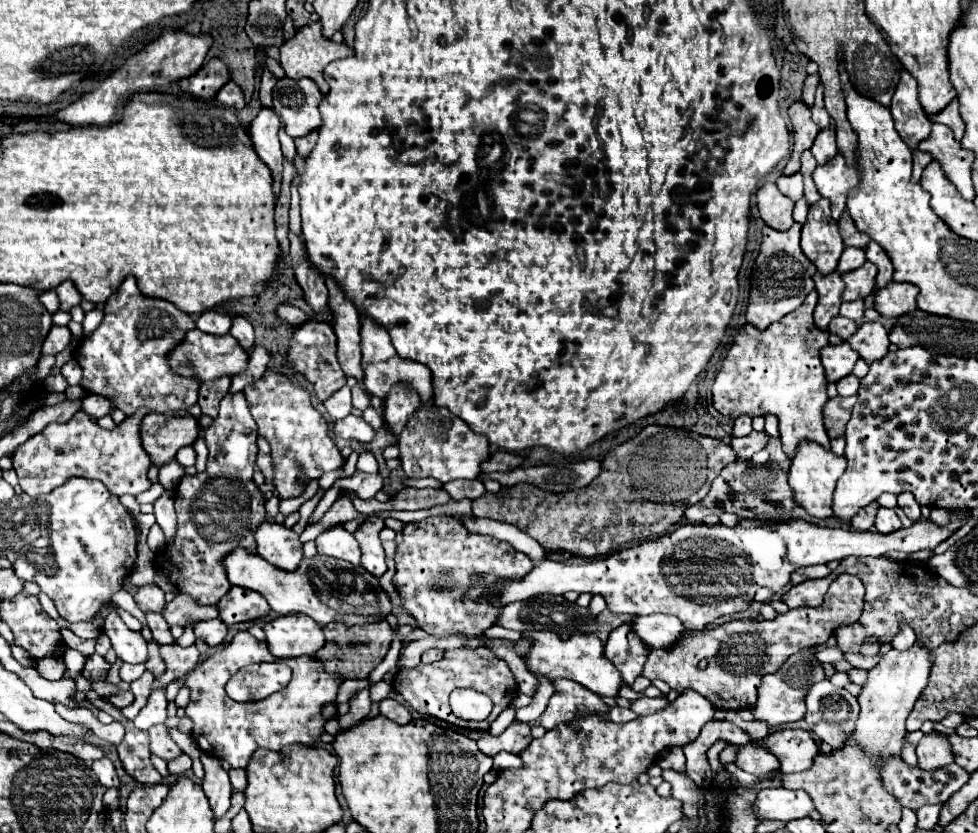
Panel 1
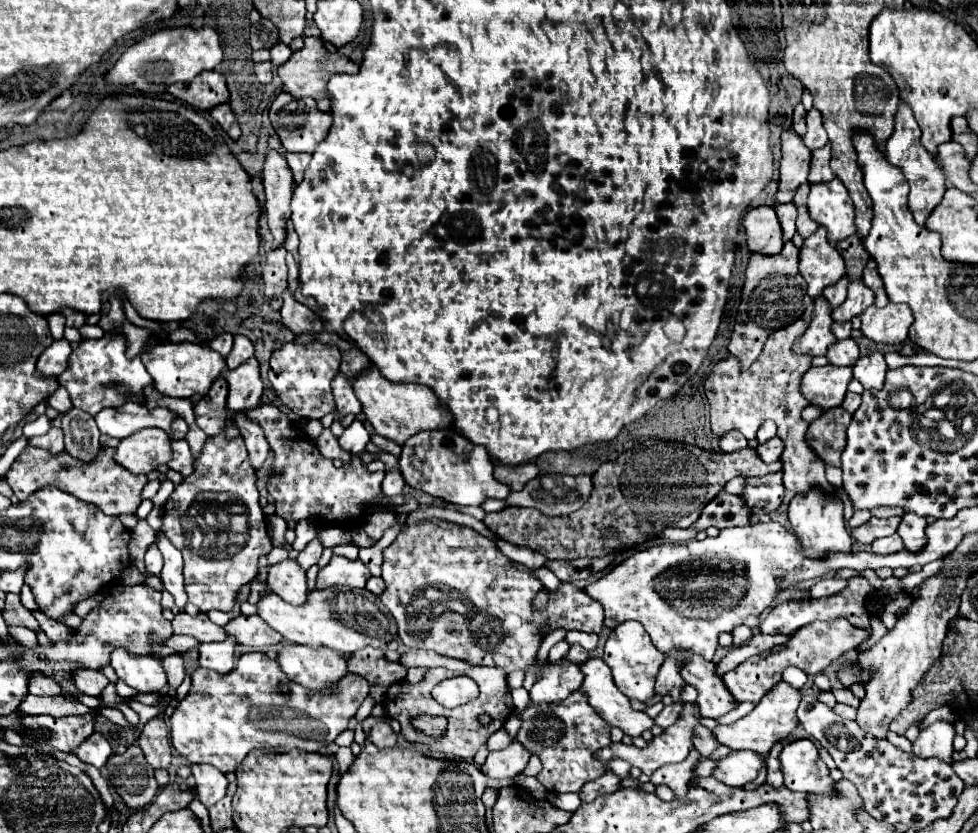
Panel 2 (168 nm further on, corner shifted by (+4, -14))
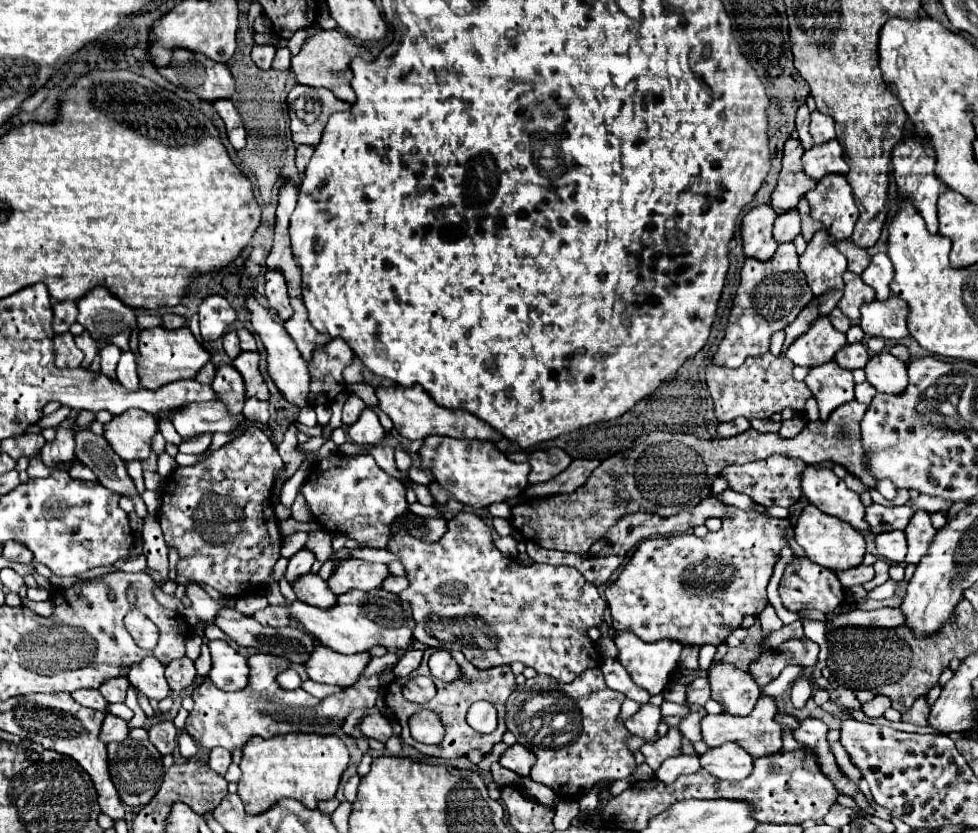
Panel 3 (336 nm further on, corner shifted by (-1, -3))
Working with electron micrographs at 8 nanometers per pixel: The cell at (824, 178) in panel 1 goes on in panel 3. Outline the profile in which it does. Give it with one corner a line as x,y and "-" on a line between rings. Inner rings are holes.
825,175
805,197
811,205
811,217
821,221
833,239
851,237
859,209
845,175

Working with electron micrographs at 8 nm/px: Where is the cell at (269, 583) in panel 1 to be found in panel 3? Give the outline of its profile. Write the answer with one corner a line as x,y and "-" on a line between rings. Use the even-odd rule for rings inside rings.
271,585
267,589
267,599
269,605
275,607
287,607
289,619
297,621
303,631
307,631
313,639
319,643
327,645
329,649
337,653
359,653
359,651
369,651
375,645
383,647
397,647
405,649
413,641
413,619
411,619
411,607
403,603
397,595
385,591
385,589
375,589
375,591
349,591
347,595
339,595
335,607
331,609
319,609
319,607
309,607
301,601
287,601
279,585

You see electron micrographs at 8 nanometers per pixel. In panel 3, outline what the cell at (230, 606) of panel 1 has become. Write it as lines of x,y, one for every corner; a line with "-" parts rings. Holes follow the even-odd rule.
267,605
265,609
253,613
253,619
257,619
263,625
269,625
269,627
283,627
283,625
287,627
289,625
287,611
281,609
281,607
271,607
271,605

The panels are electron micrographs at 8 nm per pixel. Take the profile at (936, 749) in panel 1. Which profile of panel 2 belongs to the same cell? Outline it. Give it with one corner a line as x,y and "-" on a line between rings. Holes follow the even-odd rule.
938,720
928,728
922,728
918,738
912,742
914,754
920,758
942,758
944,762
952,762
952,740
956,736
954,724
948,720

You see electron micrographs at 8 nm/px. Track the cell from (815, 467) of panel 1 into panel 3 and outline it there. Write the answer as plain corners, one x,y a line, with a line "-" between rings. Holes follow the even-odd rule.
807,503
795,523
795,541
805,549
807,557
831,571
845,571
857,567
865,555
865,539
863,535
853,529
849,523
843,523
839,517
821,513
815,505

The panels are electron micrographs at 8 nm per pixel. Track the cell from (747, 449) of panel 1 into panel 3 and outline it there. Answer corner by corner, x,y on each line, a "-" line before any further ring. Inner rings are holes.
797,417
797,419
783,421
783,423
781,423
781,429
779,429
779,437
781,437
781,439
791,439
791,437
795,437
795,435
805,427
805,423
807,423
805,417

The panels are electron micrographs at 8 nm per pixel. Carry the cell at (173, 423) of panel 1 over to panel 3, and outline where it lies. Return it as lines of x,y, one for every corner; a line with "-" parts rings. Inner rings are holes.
131,409
115,415
105,425
105,439
123,461
147,459
151,455
151,441
159,431
157,419
145,411

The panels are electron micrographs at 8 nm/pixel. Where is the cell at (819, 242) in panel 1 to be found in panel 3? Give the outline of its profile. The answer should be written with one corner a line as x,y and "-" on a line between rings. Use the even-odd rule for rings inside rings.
821,229
813,235
805,253
799,257
799,267
807,275
813,295
821,295
833,287
843,289
847,259
839,253
835,241
827,235
827,229

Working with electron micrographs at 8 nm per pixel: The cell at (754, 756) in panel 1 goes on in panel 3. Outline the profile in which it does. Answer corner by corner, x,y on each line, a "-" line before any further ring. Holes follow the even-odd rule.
725,743
723,747
709,749
699,759
701,767
717,779
739,781
753,771
753,757
747,755
747,751
743,751
743,747
739,747
737,743

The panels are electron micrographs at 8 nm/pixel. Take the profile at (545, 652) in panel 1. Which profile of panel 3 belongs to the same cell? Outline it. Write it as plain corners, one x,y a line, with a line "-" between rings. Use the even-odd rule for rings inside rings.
641,705
635,715
627,719
627,731
633,735
643,737
645,741
657,739
657,727
661,723
661,709
655,705

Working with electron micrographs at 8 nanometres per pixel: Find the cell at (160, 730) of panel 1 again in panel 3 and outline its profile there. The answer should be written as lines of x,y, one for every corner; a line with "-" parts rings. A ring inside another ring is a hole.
167,719
151,725
149,741
159,749
161,755
173,753
173,749
177,747
177,729
175,729
175,725

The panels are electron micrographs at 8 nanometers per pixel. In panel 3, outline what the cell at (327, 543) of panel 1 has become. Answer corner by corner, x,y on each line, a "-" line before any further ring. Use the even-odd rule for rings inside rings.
361,559
343,561
329,577
327,585
335,595
347,593
351,589
371,591
379,589
383,579
389,575
387,565
383,563
365,563

